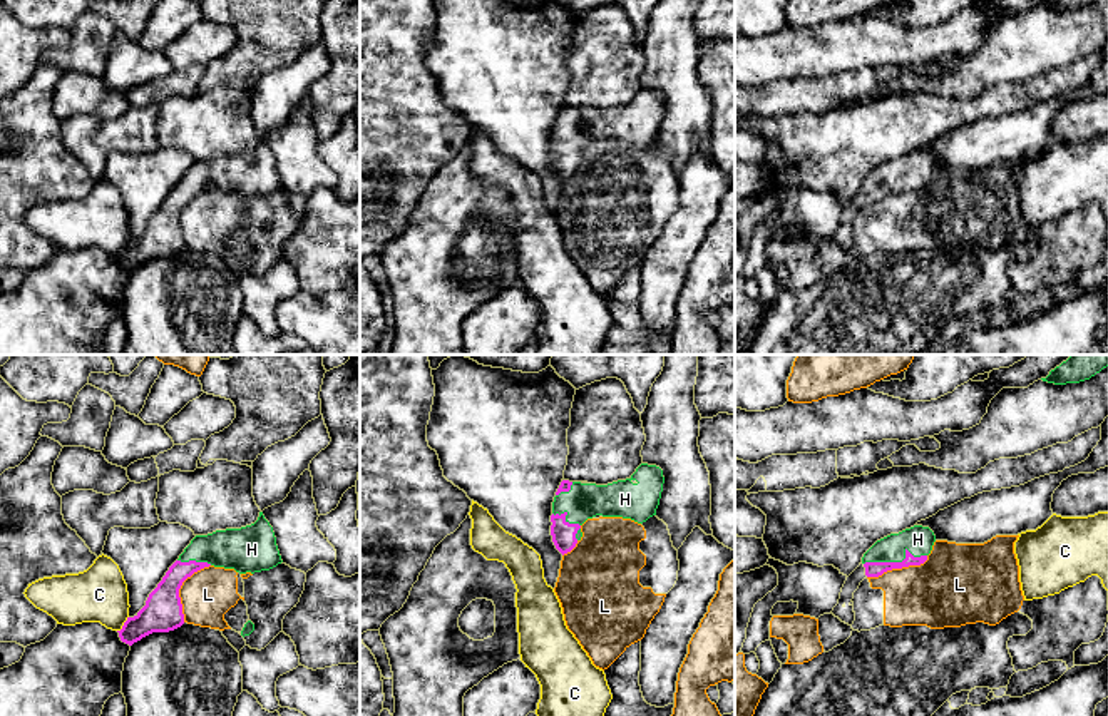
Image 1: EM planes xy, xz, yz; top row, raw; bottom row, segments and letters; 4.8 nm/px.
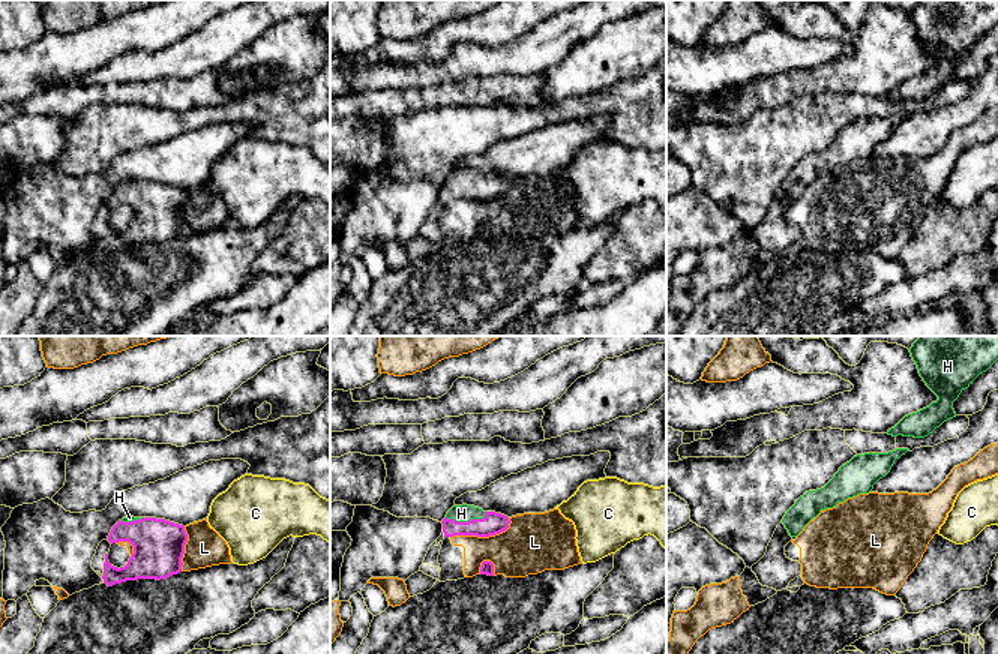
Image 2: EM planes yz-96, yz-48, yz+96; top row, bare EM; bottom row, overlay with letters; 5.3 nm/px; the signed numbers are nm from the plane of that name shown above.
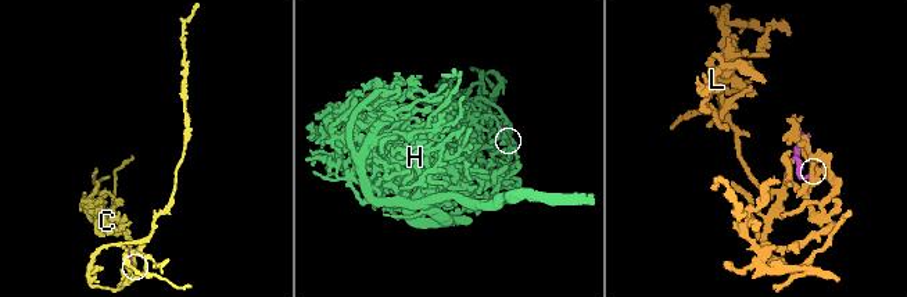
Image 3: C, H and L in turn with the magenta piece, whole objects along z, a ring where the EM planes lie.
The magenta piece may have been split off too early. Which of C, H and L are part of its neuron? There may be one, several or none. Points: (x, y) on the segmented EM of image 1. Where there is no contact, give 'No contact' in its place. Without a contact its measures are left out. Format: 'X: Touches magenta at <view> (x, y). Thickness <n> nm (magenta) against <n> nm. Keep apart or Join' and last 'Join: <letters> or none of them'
C: Touches magenta at xy (124, 624). Thickness 190 nm (magenta) against 280 nm. Keep apart
H: Touches magenta at yz (896, 562). Thickness 80 nm (magenta) against 140 nm. Join
L: Touches magenta at xy (179, 588). Thickness 190 nm (magenta) against 240 nm. Keep apart
Join: H

